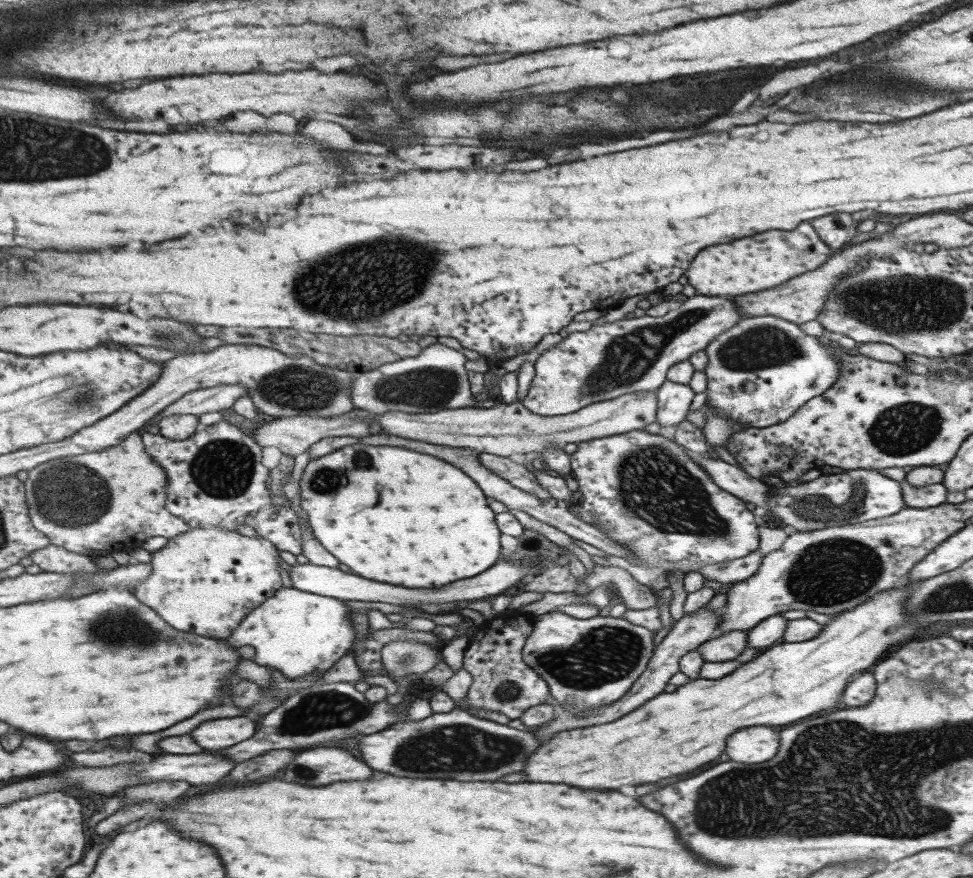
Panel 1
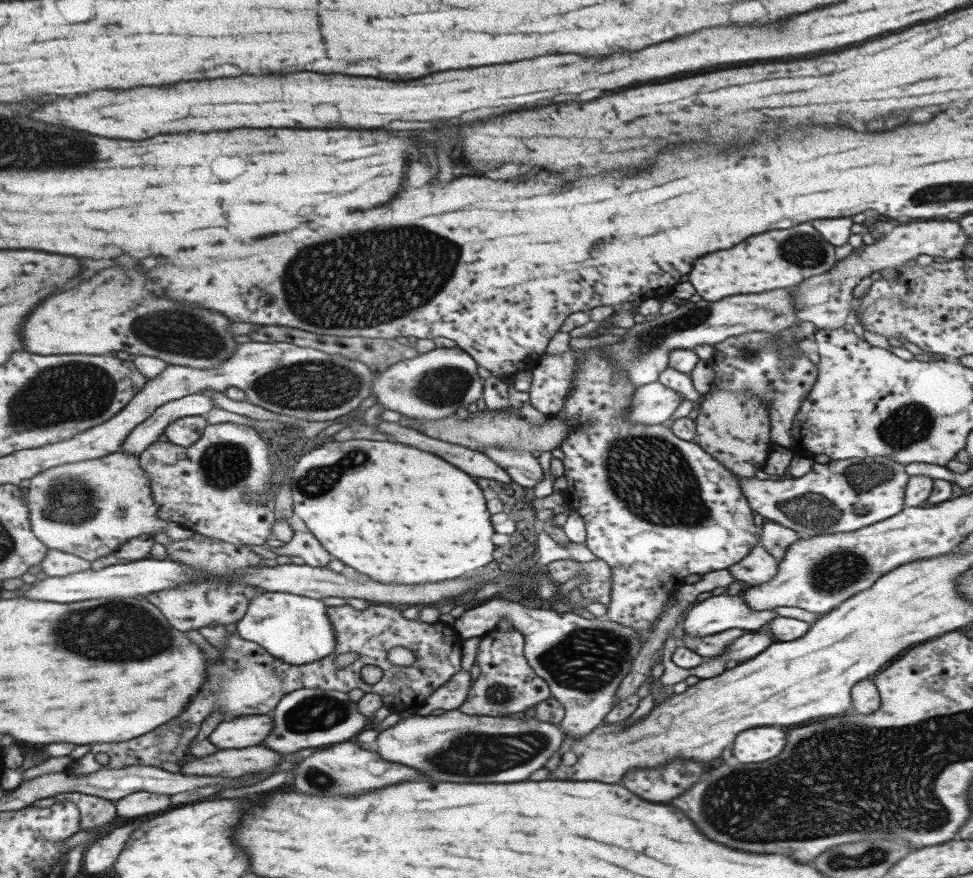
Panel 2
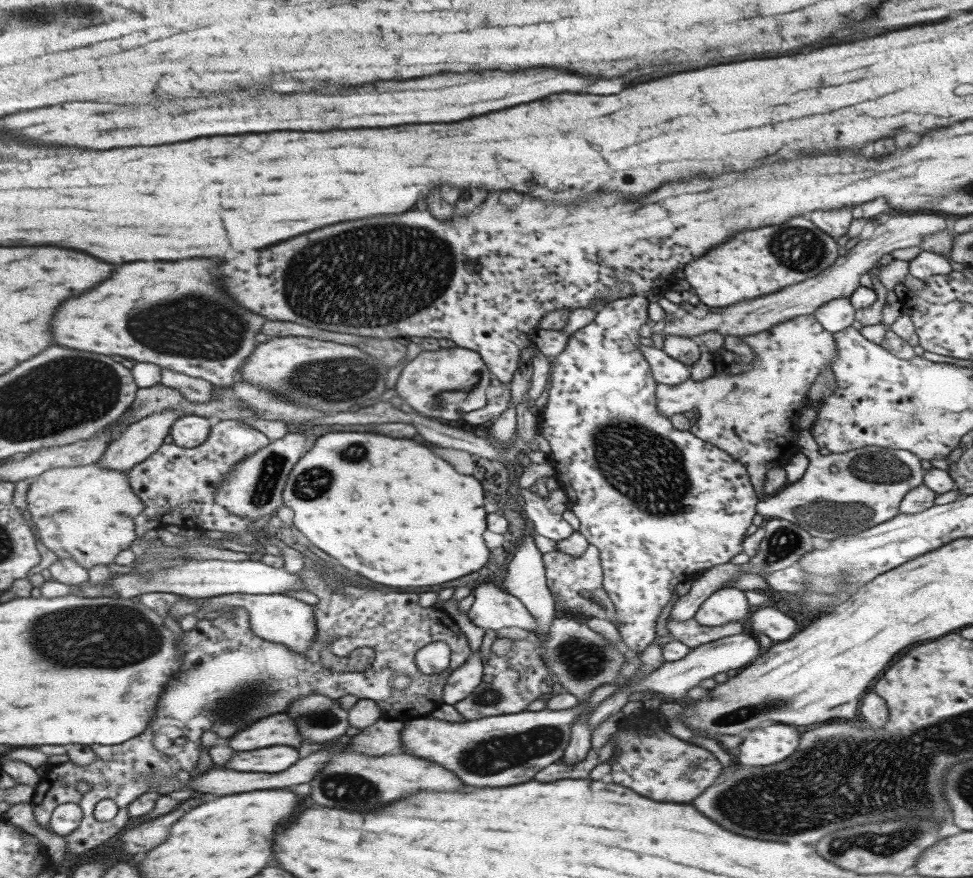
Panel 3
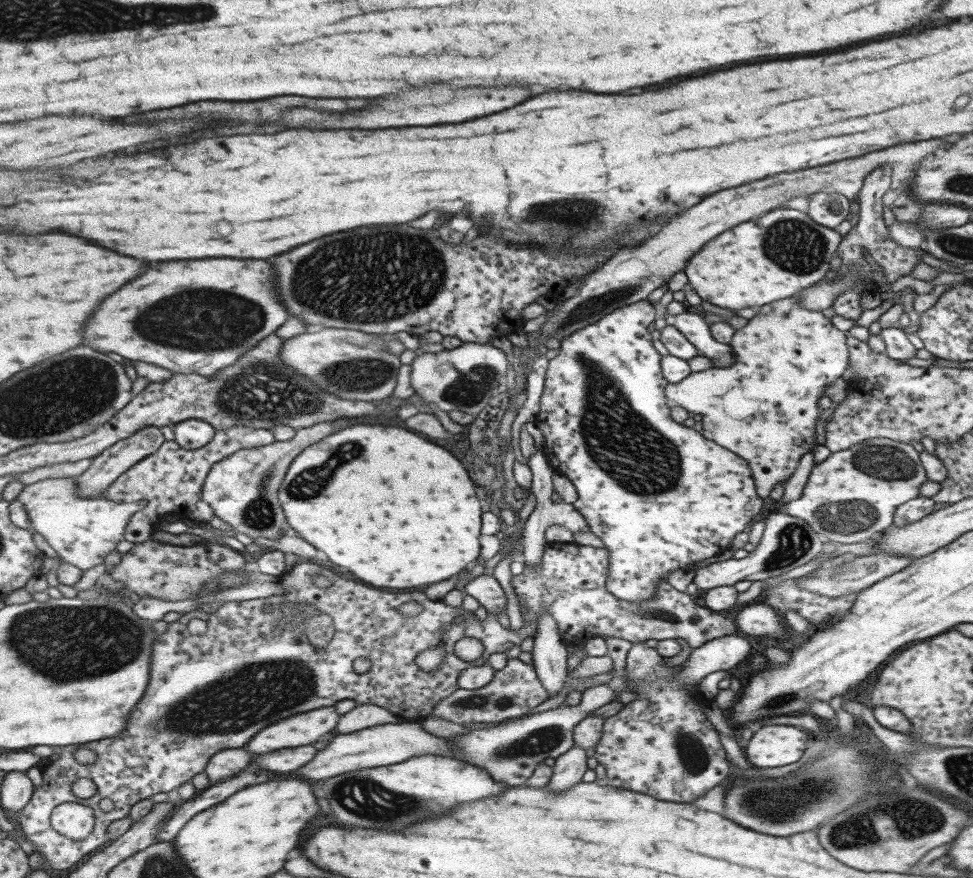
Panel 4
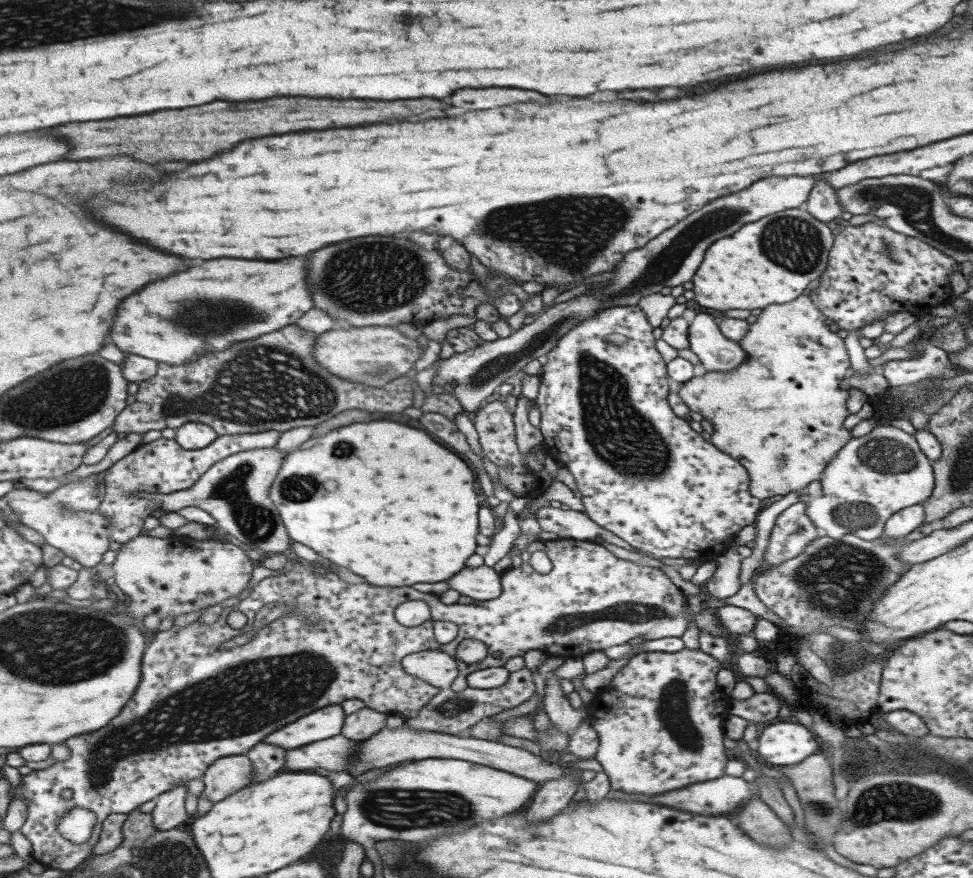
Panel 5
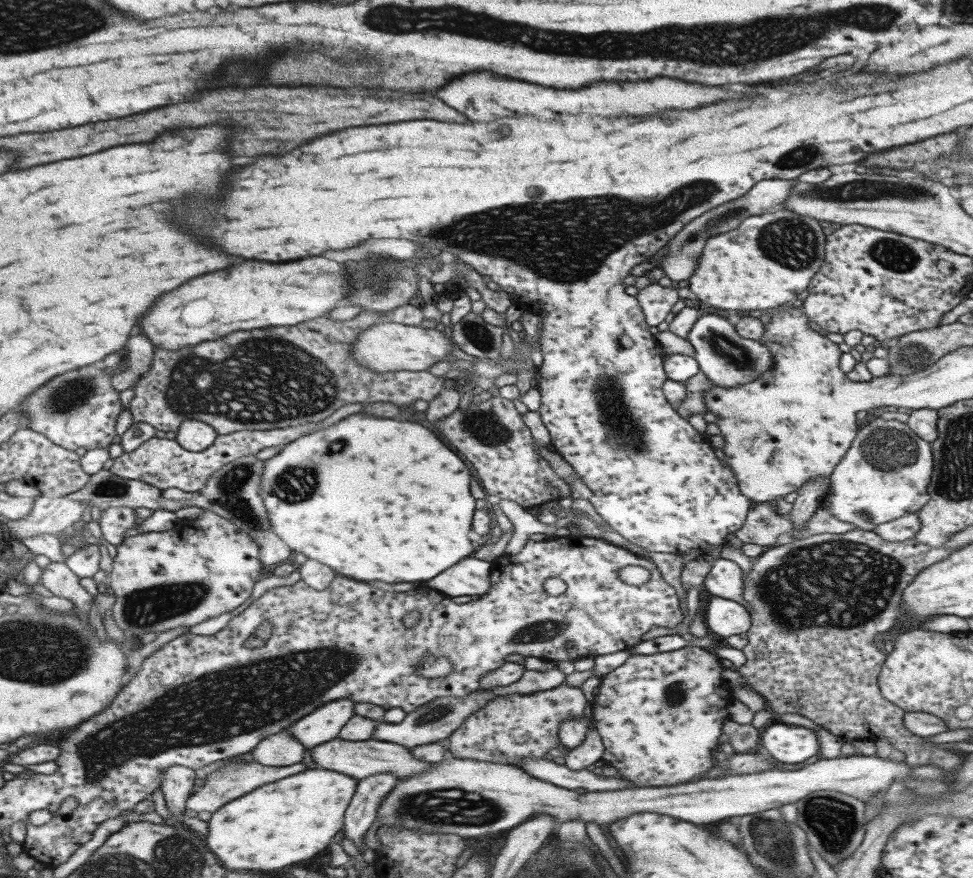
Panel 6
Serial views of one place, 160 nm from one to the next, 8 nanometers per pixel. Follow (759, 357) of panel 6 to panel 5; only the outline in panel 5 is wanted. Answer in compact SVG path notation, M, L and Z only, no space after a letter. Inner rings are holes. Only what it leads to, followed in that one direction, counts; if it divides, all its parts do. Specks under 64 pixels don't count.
M697 314L688 326L688 349L697 356L706 372L731 372L746 361L747 354L737 341L726 339L717 326L710 314Z

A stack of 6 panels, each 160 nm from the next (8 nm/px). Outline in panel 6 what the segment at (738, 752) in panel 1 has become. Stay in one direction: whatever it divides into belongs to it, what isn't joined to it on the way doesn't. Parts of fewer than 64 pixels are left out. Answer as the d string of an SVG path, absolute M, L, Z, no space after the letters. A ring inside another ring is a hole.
M775 720L767 726L760 736L759 746L763 746L781 764L805 764L805 761L815 759L818 755L818 740L816 739L815 732L811 729L788 725Z

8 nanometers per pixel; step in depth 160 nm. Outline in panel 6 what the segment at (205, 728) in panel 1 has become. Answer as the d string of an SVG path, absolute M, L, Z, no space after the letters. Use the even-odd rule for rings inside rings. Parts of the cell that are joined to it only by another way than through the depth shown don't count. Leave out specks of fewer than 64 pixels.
M347 698L327 702L293 726L289 726L289 734L293 734L303 746L317 746L321 742L333 740L339 728L353 716L353 702Z

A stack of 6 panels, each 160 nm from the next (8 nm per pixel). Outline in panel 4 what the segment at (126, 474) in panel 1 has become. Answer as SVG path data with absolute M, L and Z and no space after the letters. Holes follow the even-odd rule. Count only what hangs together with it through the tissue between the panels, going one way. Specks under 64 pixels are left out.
M74 477L60 479L47 478L32 485L27 485L17 498L22 504L33 531L40 533L46 542L56 551L63 561L73 563L84 571L99 565L105 565L105 558L117 548L117 544L124 539L126 528L133 516L146 508L148 501L115 502L106 496L85 498L80 494Z

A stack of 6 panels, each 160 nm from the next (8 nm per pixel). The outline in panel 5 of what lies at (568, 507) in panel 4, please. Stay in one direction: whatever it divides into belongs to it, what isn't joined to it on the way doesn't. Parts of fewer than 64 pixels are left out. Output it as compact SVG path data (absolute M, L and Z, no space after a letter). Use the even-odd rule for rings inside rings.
M542 503L536 508L532 517L537 520L542 531L555 533L560 538L593 541L599 537L609 544L641 554L618 536L593 523L584 513L570 509L560 510L557 505Z

